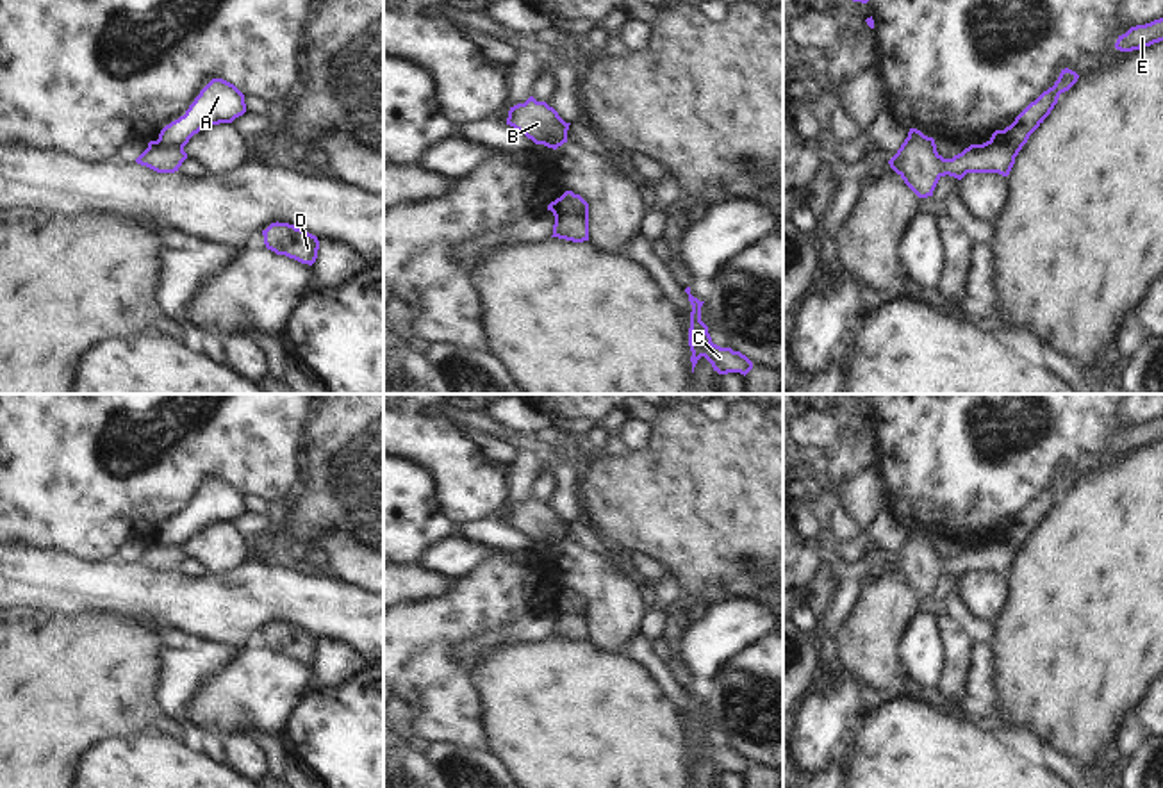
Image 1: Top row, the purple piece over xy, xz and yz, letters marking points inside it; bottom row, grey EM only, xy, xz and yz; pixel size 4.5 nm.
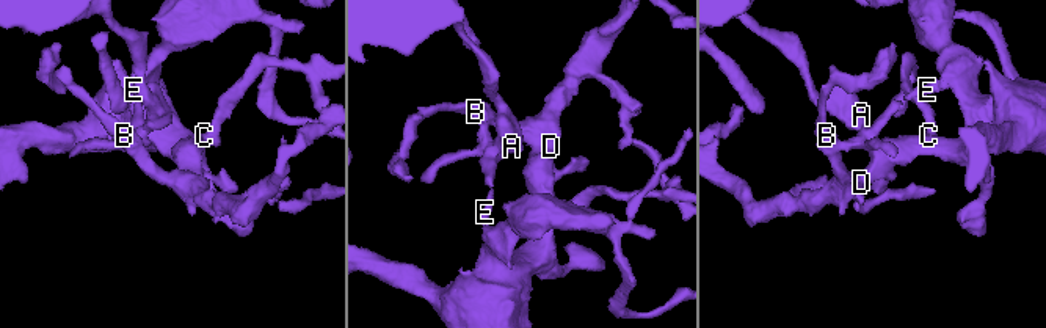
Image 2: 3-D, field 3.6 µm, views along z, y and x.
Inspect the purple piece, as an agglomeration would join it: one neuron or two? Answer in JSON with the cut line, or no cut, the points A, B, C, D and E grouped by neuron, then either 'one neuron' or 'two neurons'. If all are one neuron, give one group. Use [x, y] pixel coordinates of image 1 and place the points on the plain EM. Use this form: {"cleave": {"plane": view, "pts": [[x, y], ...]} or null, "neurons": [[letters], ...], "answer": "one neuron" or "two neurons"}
{"cleave": {"plane": "xz", "pts": [[559, 598], [559, 605], [564, 610], [578, 610], [587, 615]]}, "neurons": [["A"], ["B", "C", "D", "E"]], "answer": "two neurons"}

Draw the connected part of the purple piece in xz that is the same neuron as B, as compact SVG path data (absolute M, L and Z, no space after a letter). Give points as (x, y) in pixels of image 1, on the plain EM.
M530 496L524 503L510 506L507 524L524 533L535 544L557 549L567 542L571 522L565 522L546 501L537 501Z

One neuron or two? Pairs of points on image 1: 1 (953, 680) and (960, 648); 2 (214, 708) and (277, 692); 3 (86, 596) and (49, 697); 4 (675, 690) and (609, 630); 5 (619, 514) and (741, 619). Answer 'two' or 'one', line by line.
1: one
2: one
3: two
4: two
5: two

